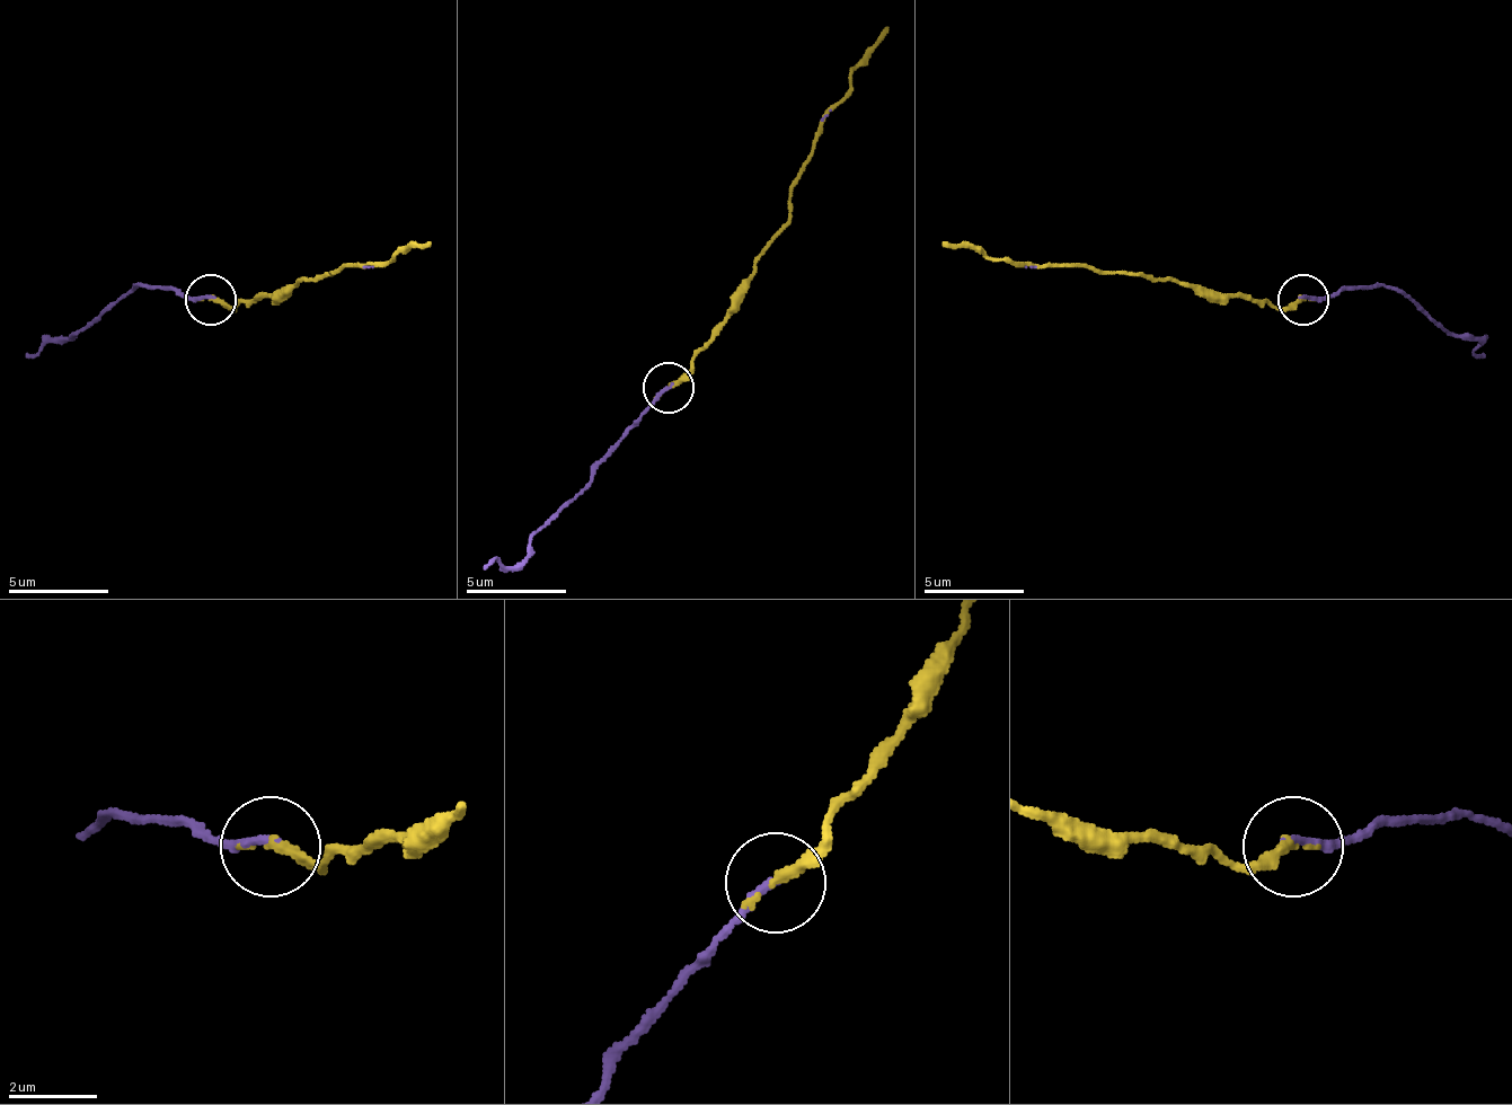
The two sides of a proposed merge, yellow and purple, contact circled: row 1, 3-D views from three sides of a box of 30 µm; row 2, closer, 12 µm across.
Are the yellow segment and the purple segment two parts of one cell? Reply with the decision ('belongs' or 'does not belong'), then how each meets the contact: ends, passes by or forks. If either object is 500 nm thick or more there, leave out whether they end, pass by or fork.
belongs | yellow ends | purple ends

